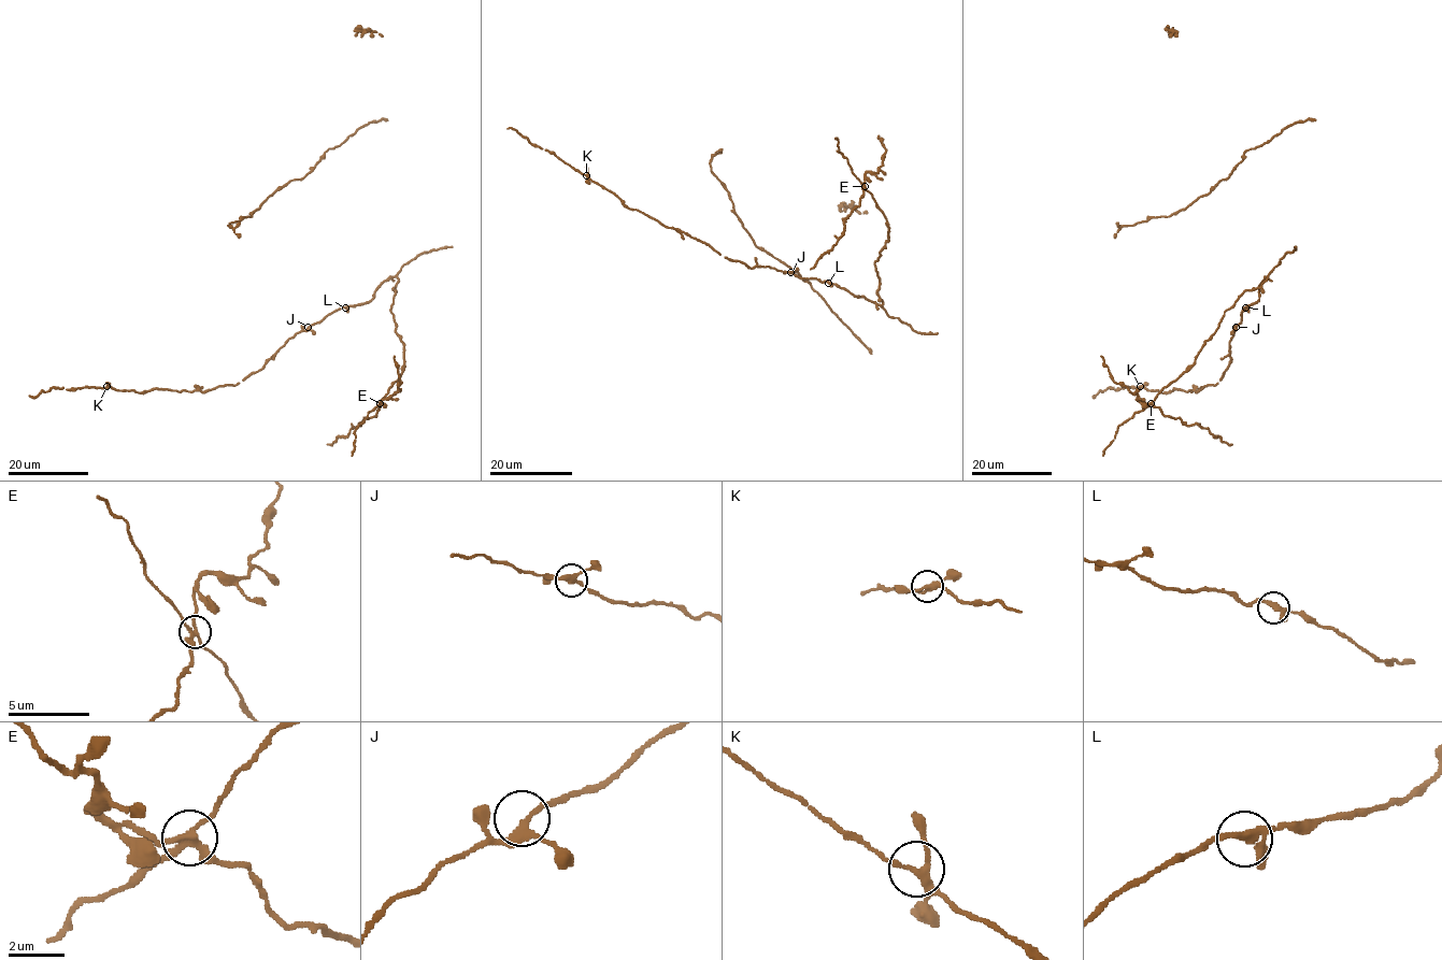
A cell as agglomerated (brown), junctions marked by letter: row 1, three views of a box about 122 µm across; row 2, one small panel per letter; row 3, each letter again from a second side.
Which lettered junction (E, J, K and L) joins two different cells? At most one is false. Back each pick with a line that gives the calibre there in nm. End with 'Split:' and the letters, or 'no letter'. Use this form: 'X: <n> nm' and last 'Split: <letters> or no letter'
E: 240 nm
Split: E

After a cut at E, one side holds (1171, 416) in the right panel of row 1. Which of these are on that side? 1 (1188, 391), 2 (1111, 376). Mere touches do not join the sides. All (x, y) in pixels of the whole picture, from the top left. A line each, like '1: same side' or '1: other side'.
1: other side
2: same side

